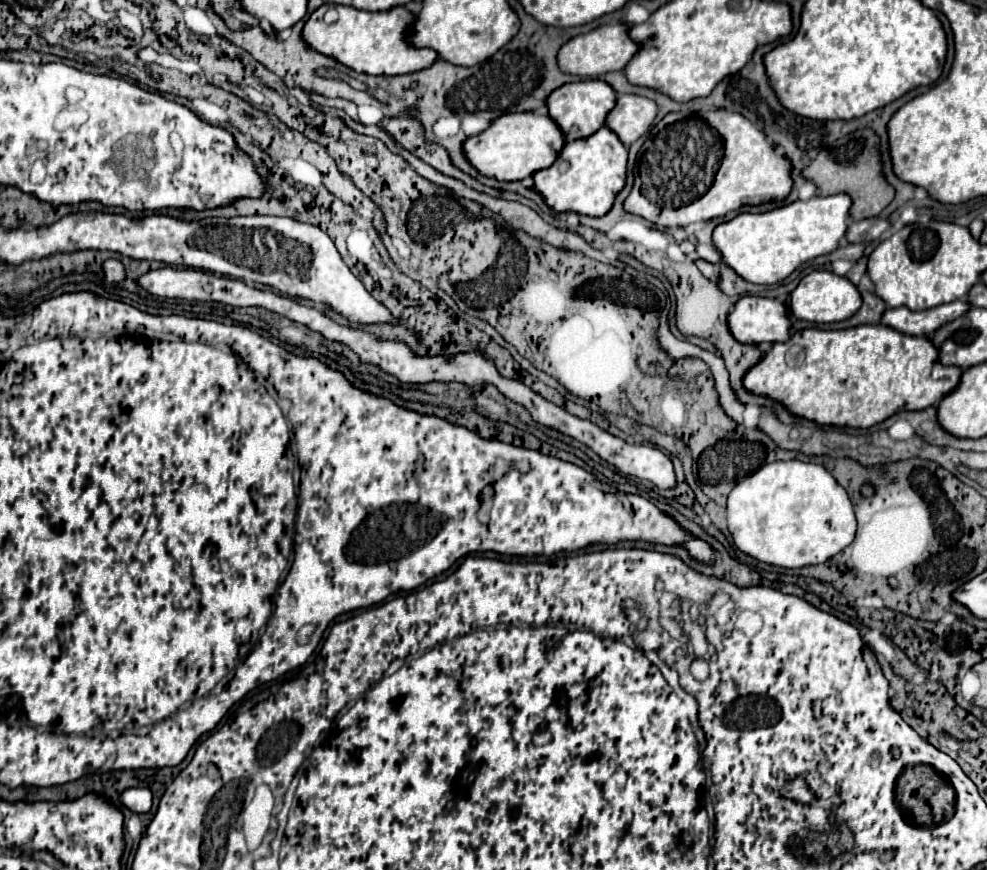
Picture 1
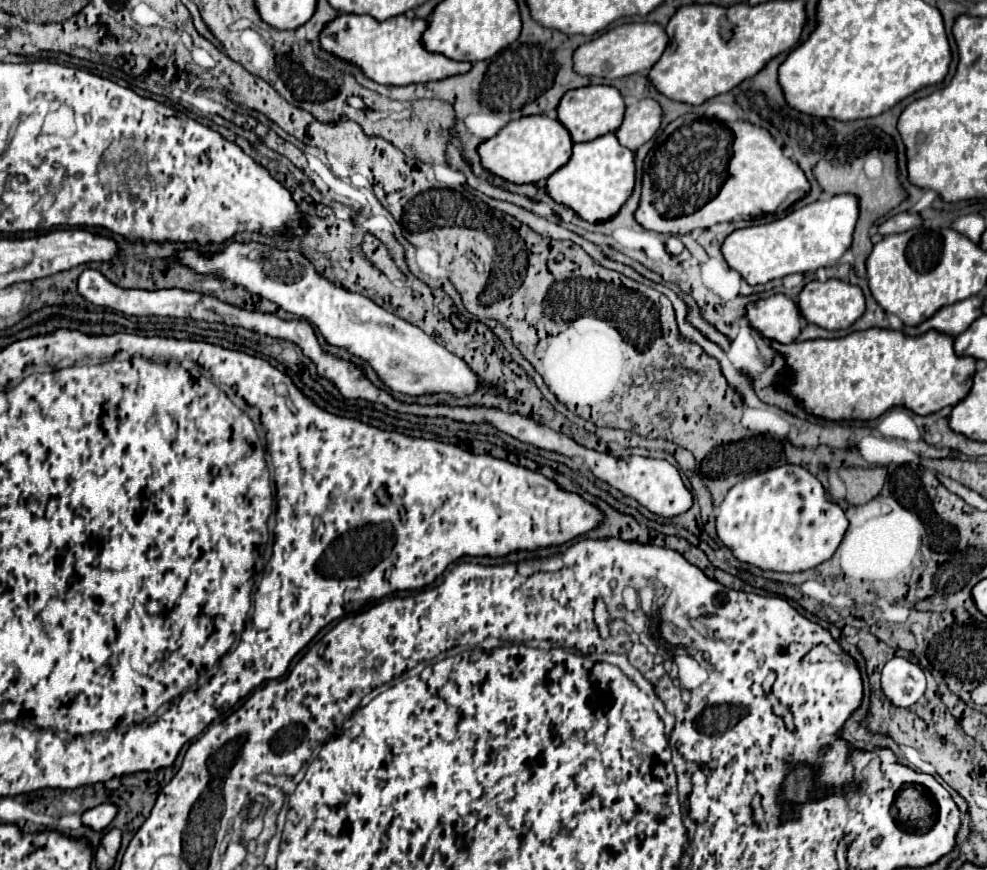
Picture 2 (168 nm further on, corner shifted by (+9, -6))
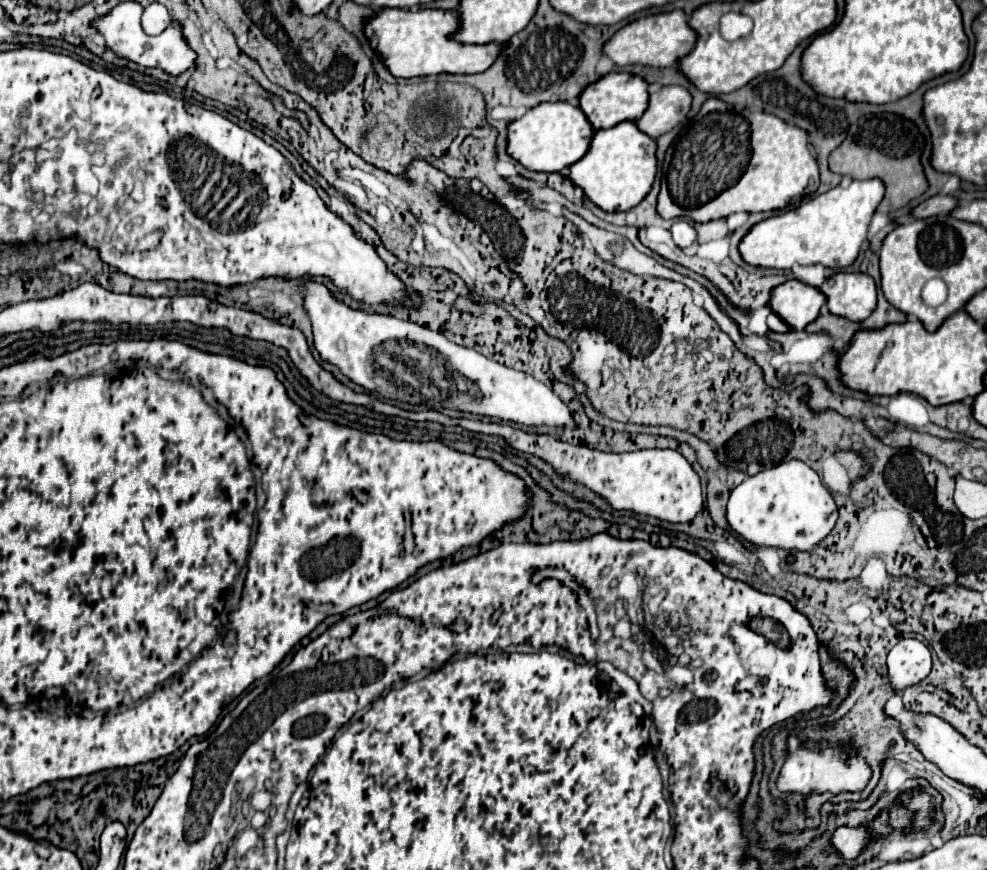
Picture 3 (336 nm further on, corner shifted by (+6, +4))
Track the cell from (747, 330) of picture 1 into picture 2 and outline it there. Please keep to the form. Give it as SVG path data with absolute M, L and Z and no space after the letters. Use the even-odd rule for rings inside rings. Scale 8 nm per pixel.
M784 294L750 302L746 306L746 318L756 332L780 344L790 344L800 334L800 310L796 302Z

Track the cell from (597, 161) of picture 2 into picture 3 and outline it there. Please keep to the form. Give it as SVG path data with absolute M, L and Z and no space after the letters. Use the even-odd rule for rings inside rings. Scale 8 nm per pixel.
M621 122L609 130L597 130L589 152L571 166L571 182L583 188L585 196L607 212L629 210L651 192L657 174L655 140L637 128L635 122Z

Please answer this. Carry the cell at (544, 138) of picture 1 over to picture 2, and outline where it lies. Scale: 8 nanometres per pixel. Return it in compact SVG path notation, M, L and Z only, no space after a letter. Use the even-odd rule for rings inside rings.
M524 116L508 122L496 136L478 146L482 168L514 184L538 184L568 162L572 154L572 140L568 130L546 116Z

